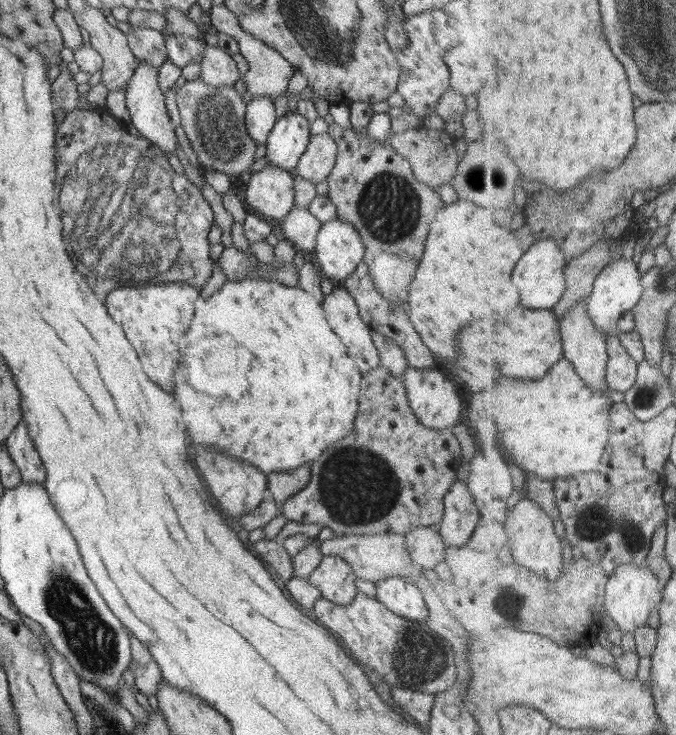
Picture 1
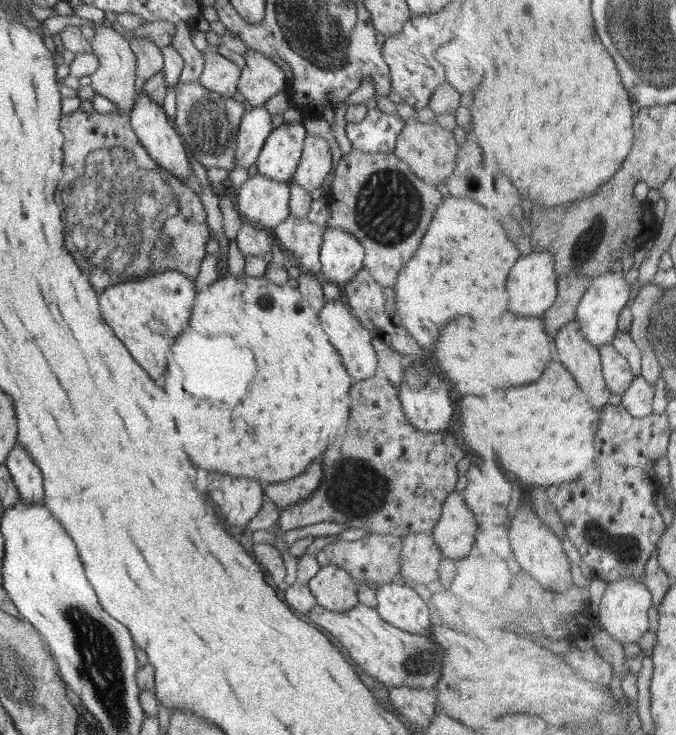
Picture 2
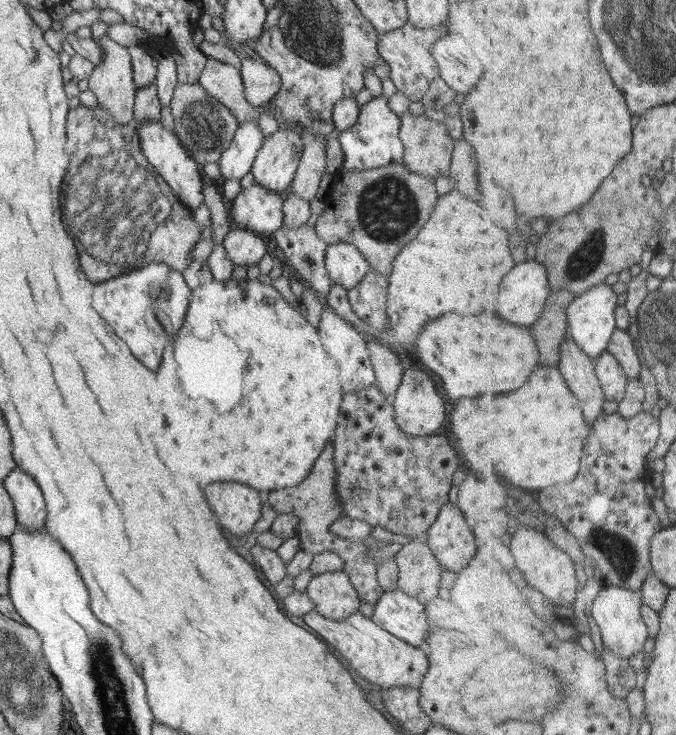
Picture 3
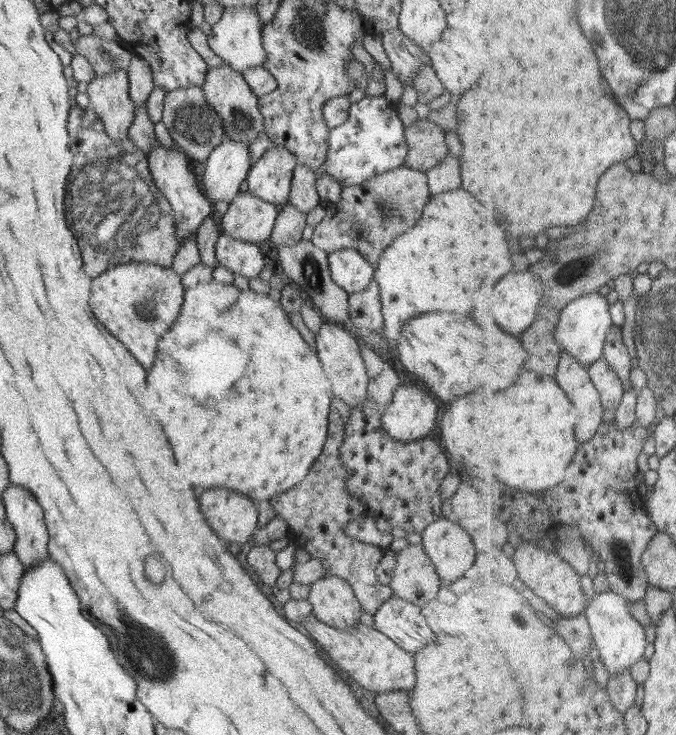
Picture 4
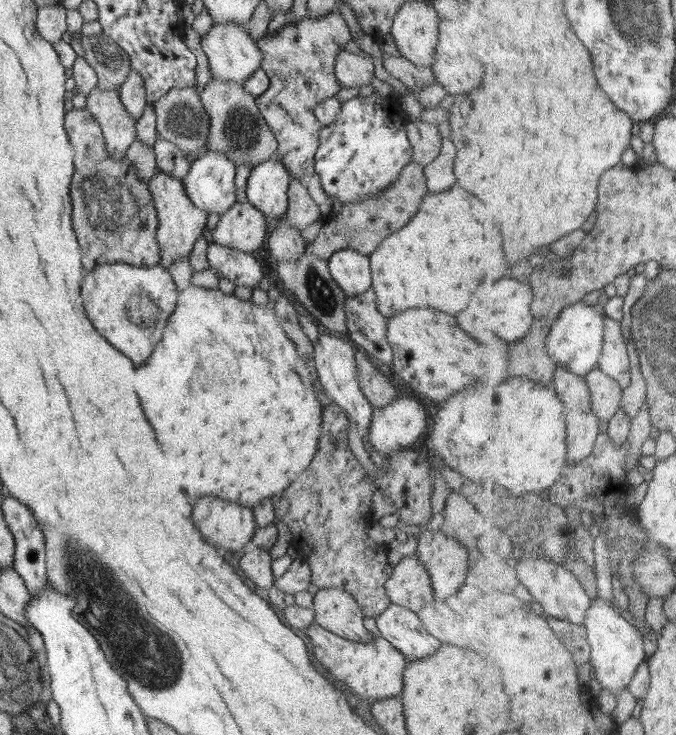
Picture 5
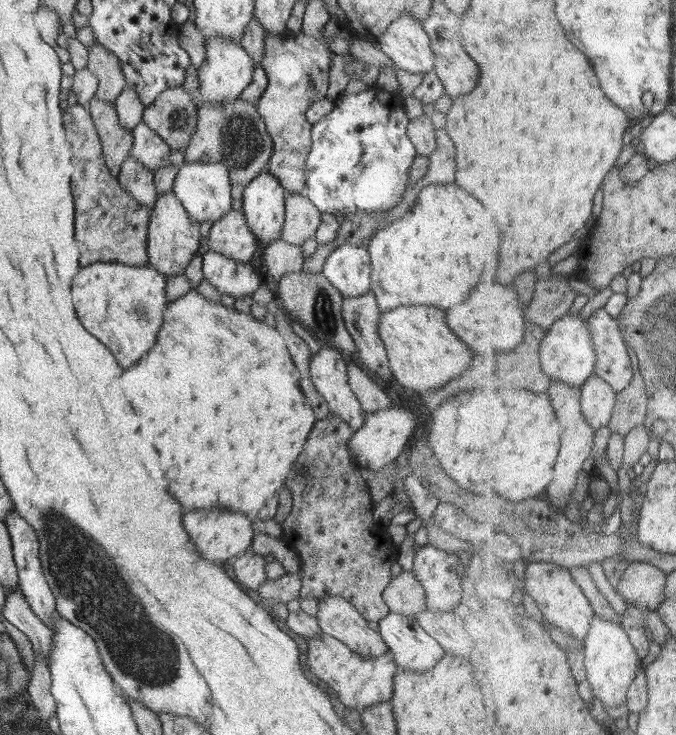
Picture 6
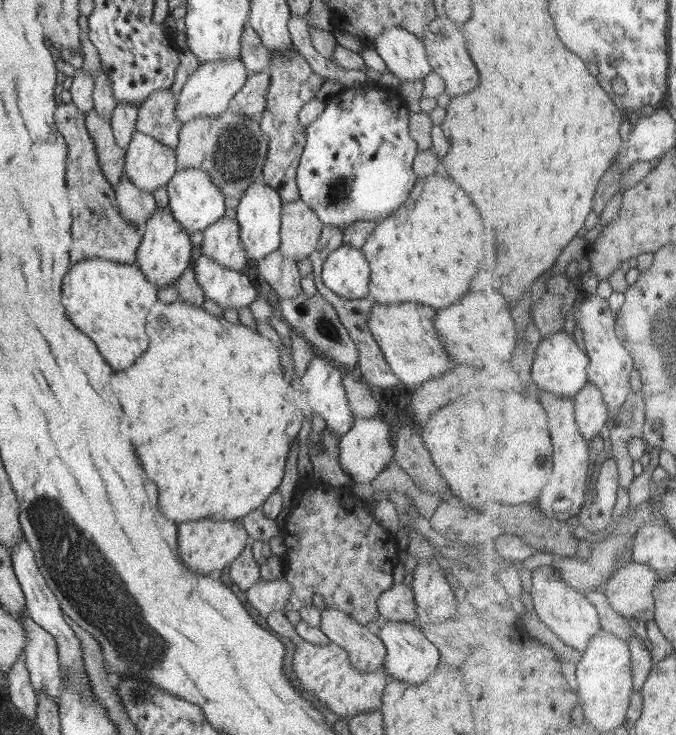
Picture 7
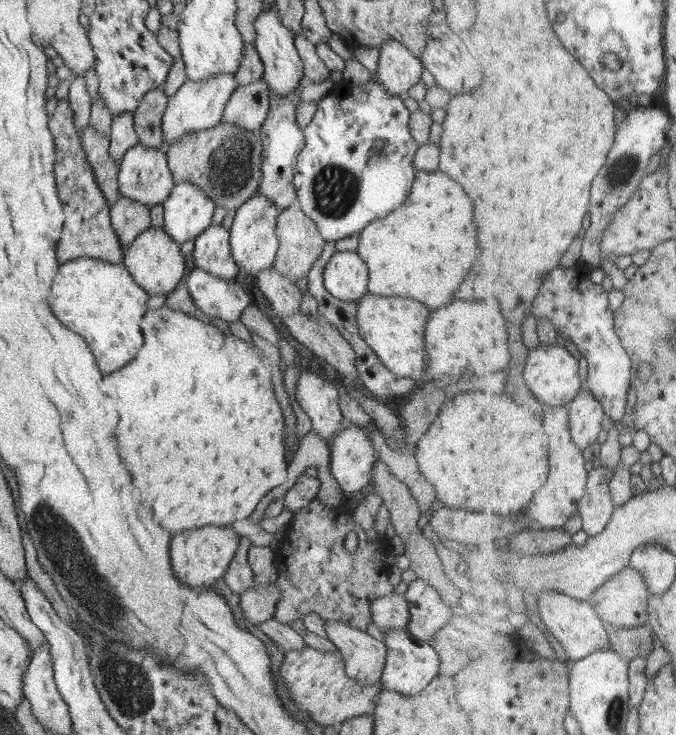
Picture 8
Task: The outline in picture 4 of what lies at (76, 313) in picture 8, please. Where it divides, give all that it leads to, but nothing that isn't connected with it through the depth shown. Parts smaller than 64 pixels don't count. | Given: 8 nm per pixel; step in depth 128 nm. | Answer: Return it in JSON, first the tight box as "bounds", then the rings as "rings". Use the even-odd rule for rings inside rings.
{"bounds":[90,263,185,370],"rings":[[[142,263],[115,265],[92,280],[90,306],[112,336],[116,336],[132,356],[150,370],[156,360],[156,344],[150,344],[148,338],[158,338],[162,330],[170,330],[180,314],[185,289],[181,276],[171,268],[164,270],[157,265]]]}

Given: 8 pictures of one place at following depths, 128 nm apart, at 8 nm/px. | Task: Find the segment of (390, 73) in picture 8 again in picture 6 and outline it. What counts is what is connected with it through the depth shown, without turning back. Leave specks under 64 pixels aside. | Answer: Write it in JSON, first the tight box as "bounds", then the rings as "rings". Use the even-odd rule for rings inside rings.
{"bounds":[372,15,435,77],"rings":[[[404,15],[389,23],[388,28],[372,41],[394,66],[421,77],[435,70],[430,38],[422,29],[417,15]]]}

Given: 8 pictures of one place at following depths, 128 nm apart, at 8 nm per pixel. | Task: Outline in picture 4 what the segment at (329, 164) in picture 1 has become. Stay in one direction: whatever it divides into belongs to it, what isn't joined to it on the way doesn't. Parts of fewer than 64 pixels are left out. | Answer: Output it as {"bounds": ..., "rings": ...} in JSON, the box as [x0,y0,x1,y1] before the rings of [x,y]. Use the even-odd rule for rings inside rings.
{"bounds":[288,166,319,214],"rings":[[[308,166],[294,168],[288,204],[294,205],[300,212],[306,214],[319,204],[316,193],[316,174]]]}

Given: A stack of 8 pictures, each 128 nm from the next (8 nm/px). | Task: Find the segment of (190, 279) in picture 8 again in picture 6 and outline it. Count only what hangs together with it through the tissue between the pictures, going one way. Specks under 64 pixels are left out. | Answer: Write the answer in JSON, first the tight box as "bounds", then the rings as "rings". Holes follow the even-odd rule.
{"bounds":[203,249,262,299],"rings":[[[203,249],[203,276],[224,295],[237,299],[253,292],[261,285],[262,277],[250,263],[232,260],[226,255]]]}

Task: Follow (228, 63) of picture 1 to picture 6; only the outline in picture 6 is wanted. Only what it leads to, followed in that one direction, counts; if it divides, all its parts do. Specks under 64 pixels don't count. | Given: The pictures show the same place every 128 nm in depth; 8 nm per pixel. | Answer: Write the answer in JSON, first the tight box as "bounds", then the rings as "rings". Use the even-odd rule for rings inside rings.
{"bounds":[181,96,274,187],"rings":[[[240,96],[228,104],[202,104],[198,109],[198,127],[190,139],[189,147],[186,147],[181,153],[184,156],[185,163],[220,163],[228,168],[228,176],[230,176],[230,184],[243,185],[244,187],[254,178],[258,177],[273,153],[274,144],[264,126],[264,122],[258,116],[255,104],[250,104],[246,100],[242,100]]]}

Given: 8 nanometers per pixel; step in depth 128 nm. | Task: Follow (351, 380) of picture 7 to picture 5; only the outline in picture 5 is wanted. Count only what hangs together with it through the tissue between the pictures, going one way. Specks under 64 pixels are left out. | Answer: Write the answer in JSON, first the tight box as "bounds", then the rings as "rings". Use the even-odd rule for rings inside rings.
{"bounds":[355,349,397,408],"rings":[[[357,349],[355,354],[359,372],[359,386],[370,404],[380,408],[390,404],[397,396],[391,381],[366,356],[366,352]]]}

